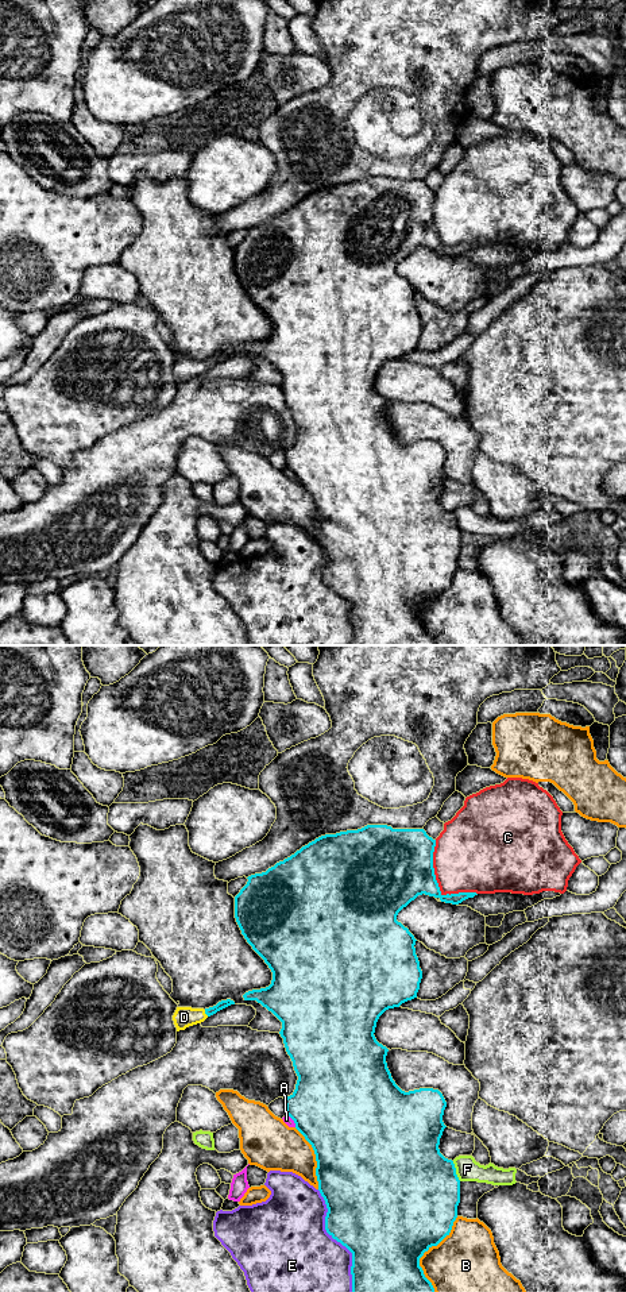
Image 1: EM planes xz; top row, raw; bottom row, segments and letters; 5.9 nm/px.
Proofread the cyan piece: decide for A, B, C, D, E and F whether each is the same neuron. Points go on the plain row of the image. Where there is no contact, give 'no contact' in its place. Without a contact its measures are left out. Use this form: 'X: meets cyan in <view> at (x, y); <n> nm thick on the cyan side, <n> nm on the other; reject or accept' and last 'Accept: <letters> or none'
A: meets cyan in xz at (293, 471); 500 nm thick on the cyan side, 50 nm on the other; reject
B: meets cyan in xz at (424, 604); 500 nm thick on the cyan side, 400 nm on the other; reject
C: meets cyan in xz at (437, 236); 400 nm thick on the cyan side, 420 nm on the other; reject
D: meets cyan in xz at (205, 365); 50 nm thick on the cyan side, 130 nm on the other; accept
E: meets cyan in xz at (337, 593); 500 nm thick on the cyan side, 500 nm on the other; reject
F: meets cyan in xz at (455, 523); 500 nm thick on the cyan side, 140 nm on the other; reject
Accept: D

